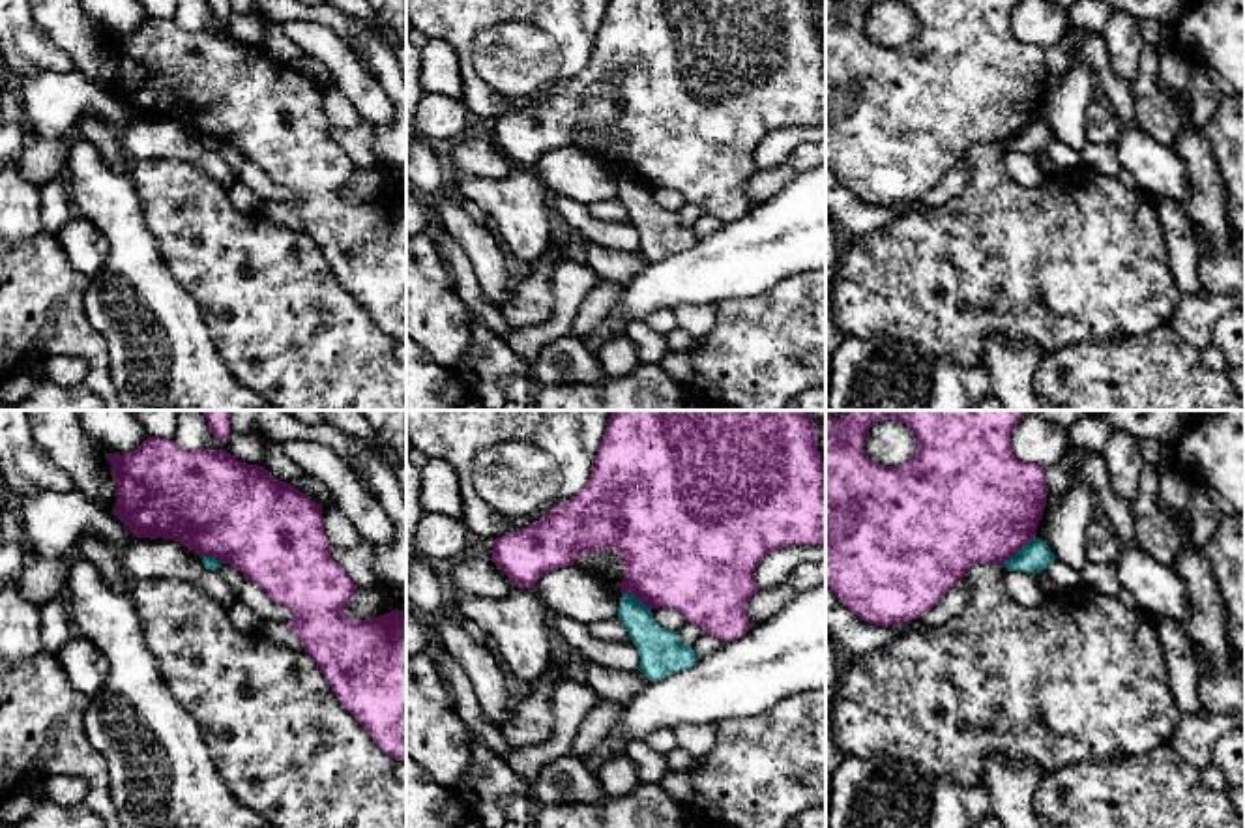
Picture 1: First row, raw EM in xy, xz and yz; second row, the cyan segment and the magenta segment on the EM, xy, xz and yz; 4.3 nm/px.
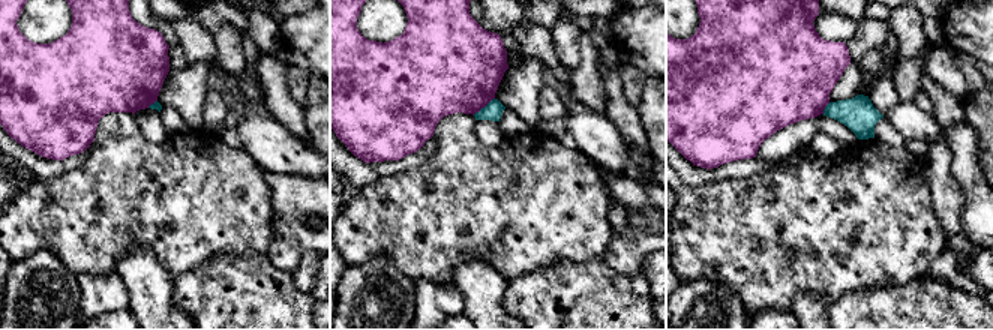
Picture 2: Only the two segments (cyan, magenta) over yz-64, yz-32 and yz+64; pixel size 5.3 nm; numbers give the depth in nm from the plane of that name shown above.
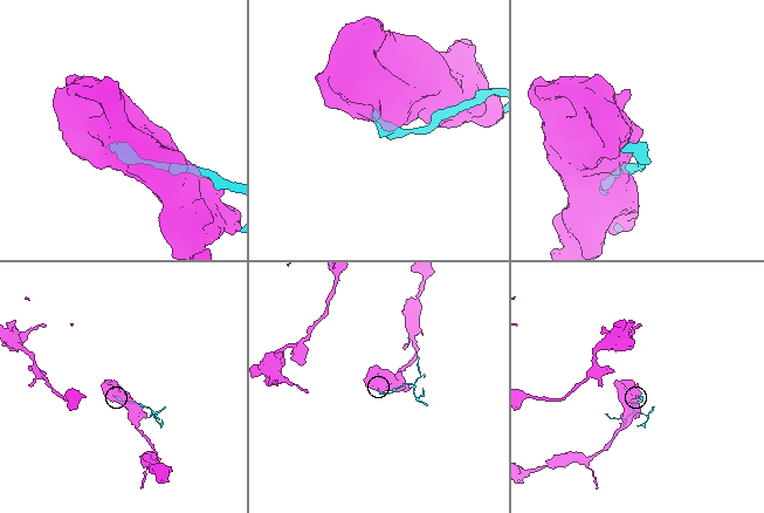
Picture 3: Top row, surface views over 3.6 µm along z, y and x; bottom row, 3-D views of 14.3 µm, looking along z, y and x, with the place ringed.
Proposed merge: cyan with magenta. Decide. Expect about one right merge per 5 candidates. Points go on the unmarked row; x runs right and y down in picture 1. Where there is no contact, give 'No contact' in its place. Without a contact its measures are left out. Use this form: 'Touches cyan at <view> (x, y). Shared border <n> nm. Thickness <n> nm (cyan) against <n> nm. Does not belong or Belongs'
Touches cyan at yz (1021, 130). Shared border 180 nm. Thickness 140 nm (cyan) against 500 nm. Does not belong

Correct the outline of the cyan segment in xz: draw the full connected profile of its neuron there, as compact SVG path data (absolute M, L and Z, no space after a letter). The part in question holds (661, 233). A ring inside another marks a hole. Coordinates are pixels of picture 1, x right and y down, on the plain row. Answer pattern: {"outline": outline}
{"outline": "M622 174L618 200L627 208L640 236L638 251L650 262L685 251L698 242L693 227L683 225L678 212L661 208L653 200L652 189L646 187L635 174Z"}

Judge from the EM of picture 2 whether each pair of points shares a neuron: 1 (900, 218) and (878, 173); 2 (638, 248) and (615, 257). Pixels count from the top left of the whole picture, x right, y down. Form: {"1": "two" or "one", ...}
{"1": "one", "2": "one"}

